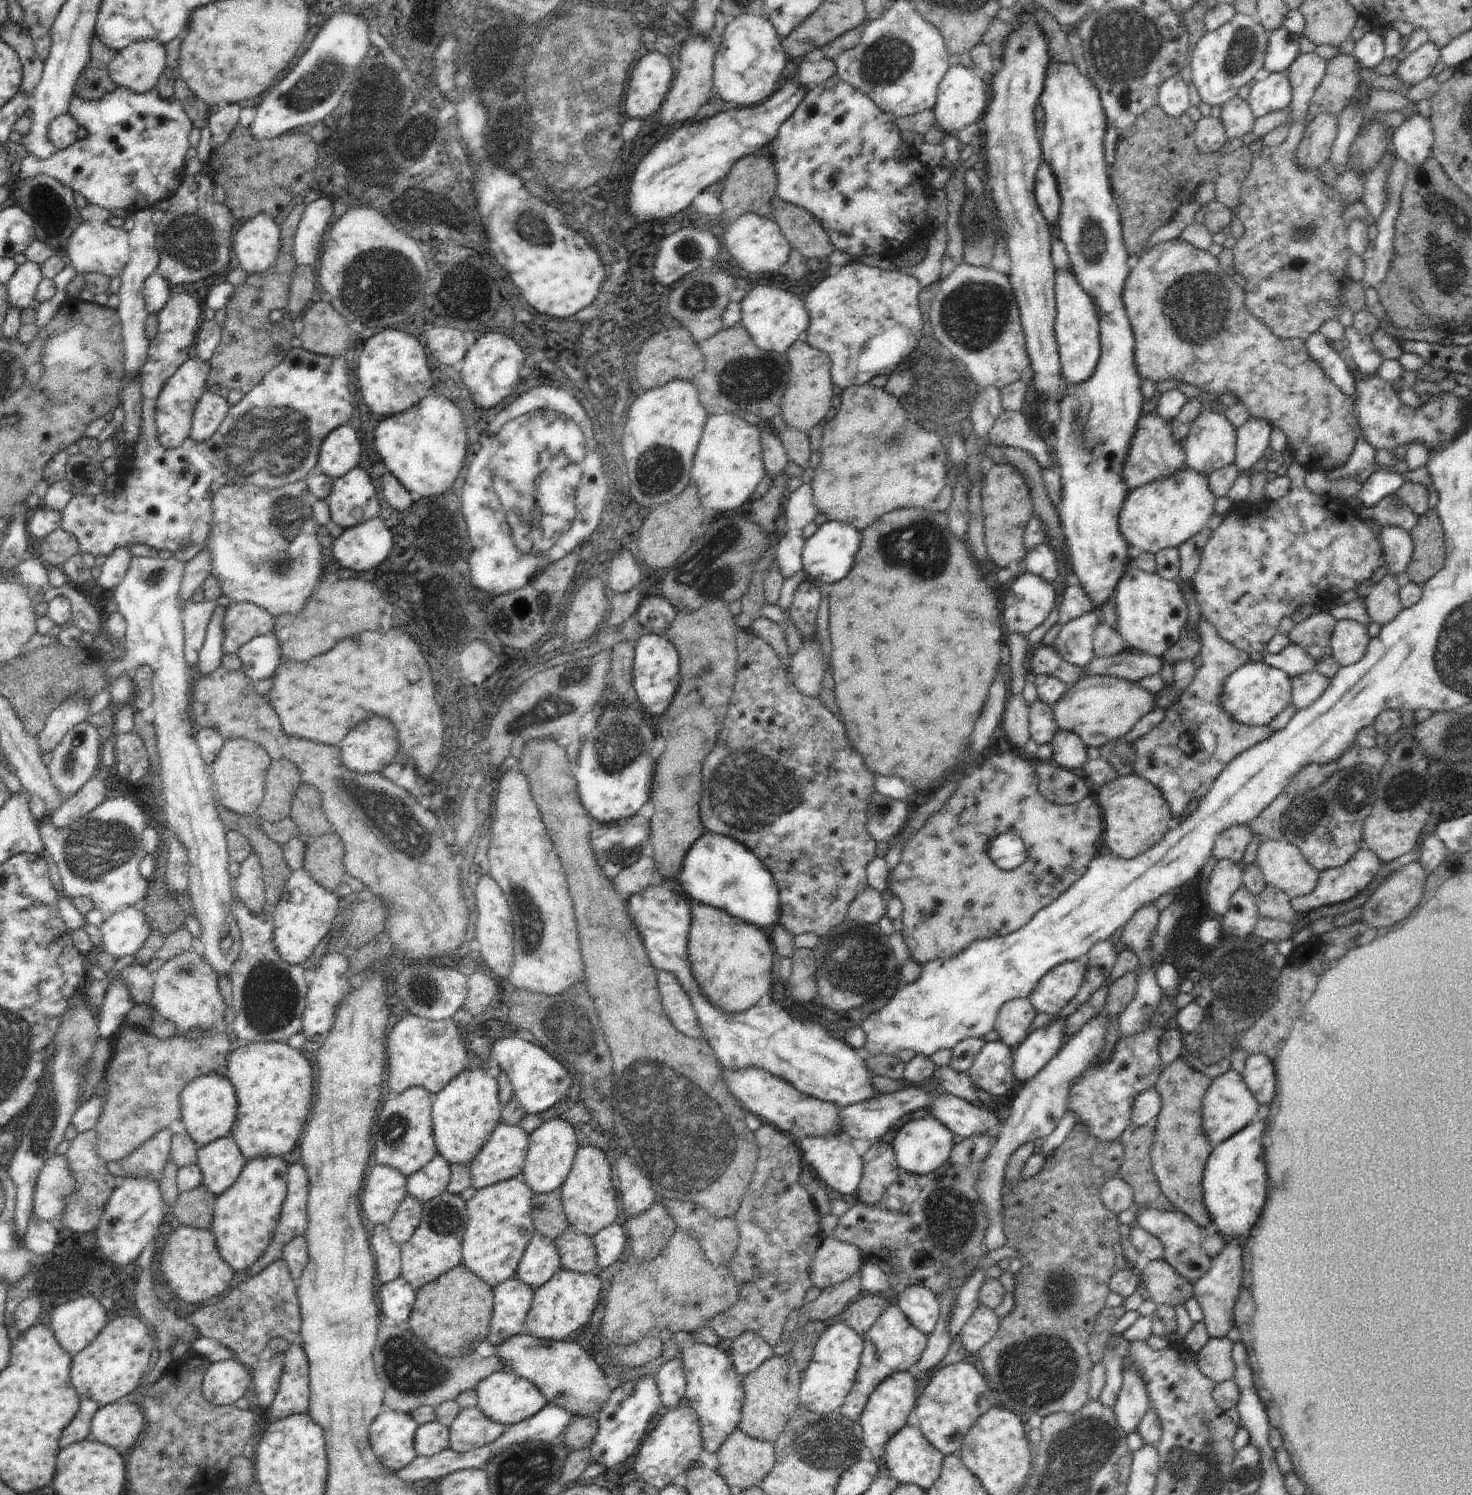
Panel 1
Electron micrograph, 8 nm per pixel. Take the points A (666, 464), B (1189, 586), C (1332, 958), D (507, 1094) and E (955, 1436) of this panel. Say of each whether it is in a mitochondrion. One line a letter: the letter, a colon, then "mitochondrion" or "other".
A: mitochondrion
B: other
C: other
D: other
E: other

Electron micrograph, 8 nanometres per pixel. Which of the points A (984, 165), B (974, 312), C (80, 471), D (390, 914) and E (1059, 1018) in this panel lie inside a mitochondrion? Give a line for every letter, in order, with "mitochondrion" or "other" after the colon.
A: other
B: mitochondrion
C: other
D: other
E: other

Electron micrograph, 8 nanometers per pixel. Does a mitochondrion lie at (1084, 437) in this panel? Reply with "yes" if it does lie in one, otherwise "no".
yes

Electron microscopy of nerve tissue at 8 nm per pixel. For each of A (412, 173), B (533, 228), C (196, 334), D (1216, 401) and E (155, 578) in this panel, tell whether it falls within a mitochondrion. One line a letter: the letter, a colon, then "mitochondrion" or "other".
A: mitochondrion
B: mitochondrion
C: other
D: other
E: mitochondrion

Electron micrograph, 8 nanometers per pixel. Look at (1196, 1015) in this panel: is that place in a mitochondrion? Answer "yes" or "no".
yes

